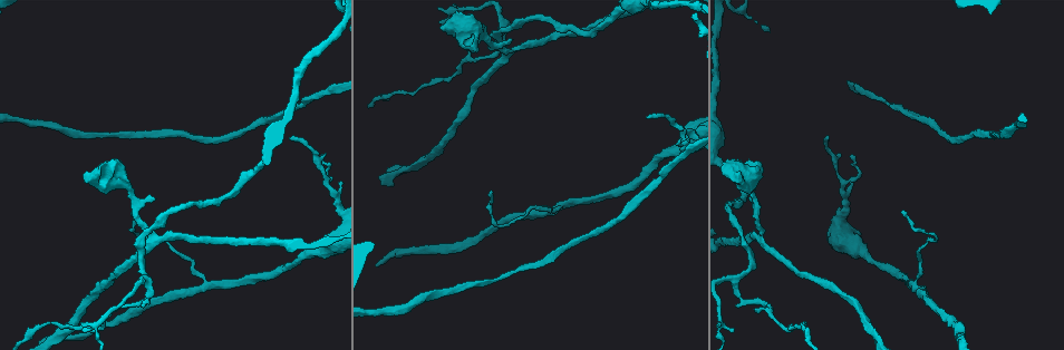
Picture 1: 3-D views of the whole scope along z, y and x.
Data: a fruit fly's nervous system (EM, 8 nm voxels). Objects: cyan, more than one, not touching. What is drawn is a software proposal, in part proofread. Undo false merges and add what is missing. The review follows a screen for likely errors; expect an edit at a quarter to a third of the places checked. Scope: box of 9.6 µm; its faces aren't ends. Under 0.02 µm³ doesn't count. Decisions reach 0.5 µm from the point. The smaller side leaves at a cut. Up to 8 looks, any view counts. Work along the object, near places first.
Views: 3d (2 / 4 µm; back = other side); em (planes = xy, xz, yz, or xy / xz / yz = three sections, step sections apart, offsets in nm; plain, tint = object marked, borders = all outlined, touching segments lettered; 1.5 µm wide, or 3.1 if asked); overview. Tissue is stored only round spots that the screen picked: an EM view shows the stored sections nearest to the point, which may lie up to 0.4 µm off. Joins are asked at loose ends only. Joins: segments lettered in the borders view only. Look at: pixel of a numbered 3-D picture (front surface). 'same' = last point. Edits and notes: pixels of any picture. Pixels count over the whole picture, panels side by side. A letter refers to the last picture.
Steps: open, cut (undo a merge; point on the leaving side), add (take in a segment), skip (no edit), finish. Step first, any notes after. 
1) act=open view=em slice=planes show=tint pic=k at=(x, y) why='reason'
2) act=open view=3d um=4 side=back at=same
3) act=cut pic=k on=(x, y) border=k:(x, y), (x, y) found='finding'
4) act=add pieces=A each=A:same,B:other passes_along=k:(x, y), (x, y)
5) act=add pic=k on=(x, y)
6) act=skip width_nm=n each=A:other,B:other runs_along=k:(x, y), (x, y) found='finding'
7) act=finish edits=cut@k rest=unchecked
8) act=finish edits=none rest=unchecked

act=open view=em slice=planes show=borders pic=1 at=(749, 196) why='free end'

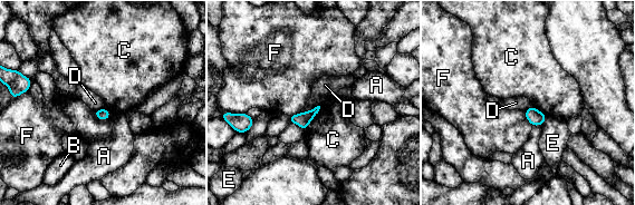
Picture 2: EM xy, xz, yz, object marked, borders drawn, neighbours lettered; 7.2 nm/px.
act=skip each=A:other,B:other,C:other,D:other,E:other,F:other border=2:(319, 105), (300, 113) found='no lettered segment goes on from it'

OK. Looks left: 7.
act=open view=em slice=xz step=4 show=tint pic=1 at=(491, 193) why='long arm stops here'

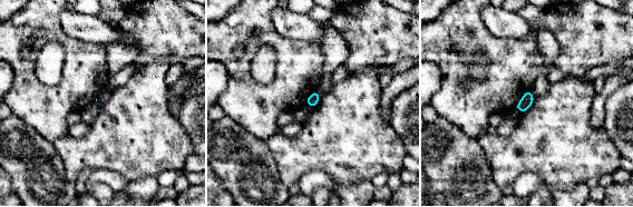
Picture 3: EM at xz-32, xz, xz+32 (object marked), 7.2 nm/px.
act=open view=em slice=planes show=borders at=same

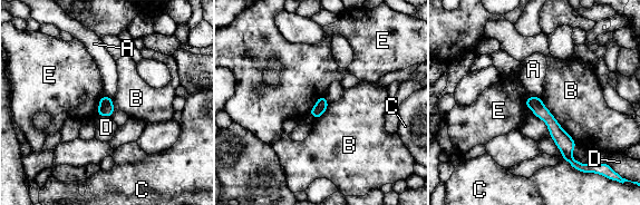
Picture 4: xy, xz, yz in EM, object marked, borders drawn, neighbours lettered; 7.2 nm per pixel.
act=skip longest_contact=B:440nm each=A:other,B:other,C:other,D:other,E:other runs_along=4:(529, 100), (551, 121), (571, 160) found='no lettered segment goes on from it'

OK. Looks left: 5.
act=open view=em slice=xy step=4 show=tint pic=1 at=(440, 22)

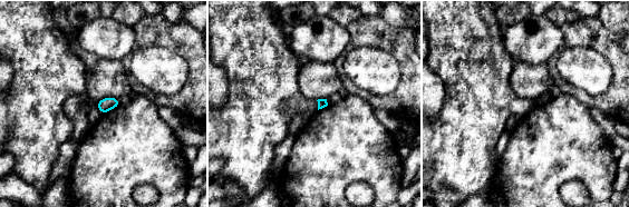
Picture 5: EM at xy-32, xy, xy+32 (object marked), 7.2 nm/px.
act=open view=em slice=planes show=borders at=same why='cut it another way'

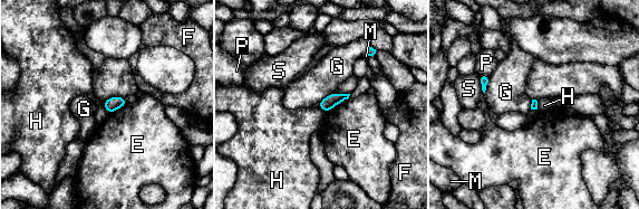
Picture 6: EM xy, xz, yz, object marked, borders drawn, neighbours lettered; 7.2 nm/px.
act=skip each=E:other,F:other,G:other,H:other,M:other,P:other,S:other border=6:(319, 107), (326, 112) found='no lettered segment goes on from it'

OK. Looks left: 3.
act=finish edits=none rest=unchecked

